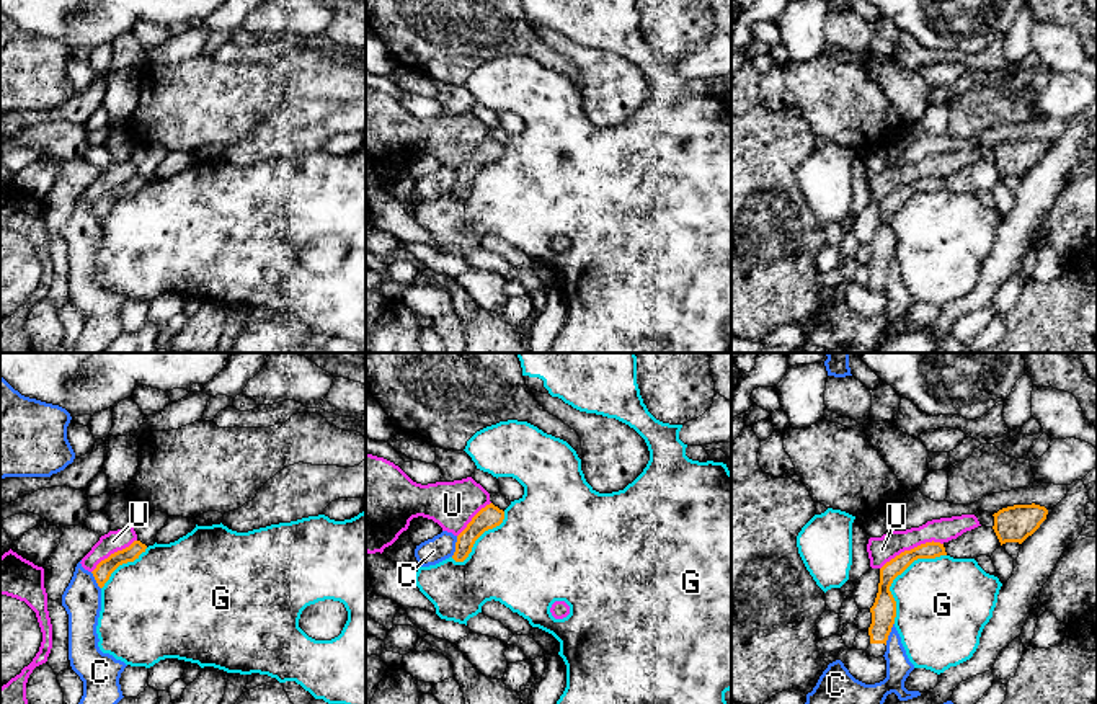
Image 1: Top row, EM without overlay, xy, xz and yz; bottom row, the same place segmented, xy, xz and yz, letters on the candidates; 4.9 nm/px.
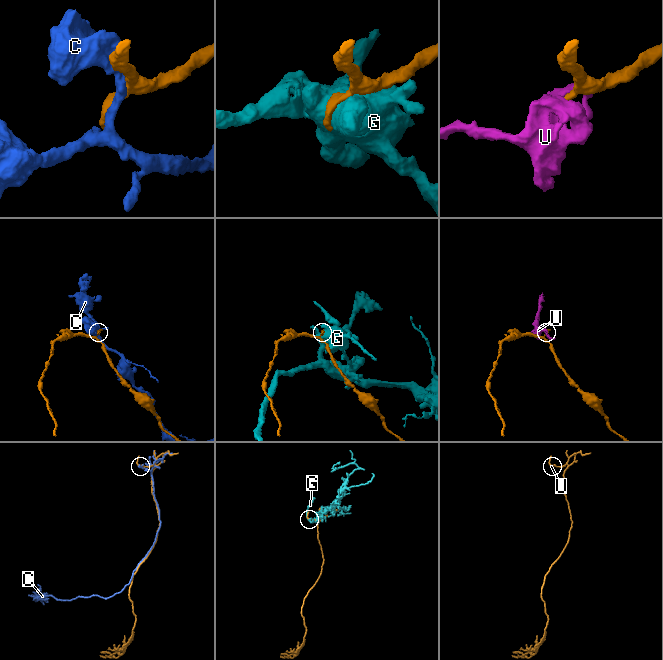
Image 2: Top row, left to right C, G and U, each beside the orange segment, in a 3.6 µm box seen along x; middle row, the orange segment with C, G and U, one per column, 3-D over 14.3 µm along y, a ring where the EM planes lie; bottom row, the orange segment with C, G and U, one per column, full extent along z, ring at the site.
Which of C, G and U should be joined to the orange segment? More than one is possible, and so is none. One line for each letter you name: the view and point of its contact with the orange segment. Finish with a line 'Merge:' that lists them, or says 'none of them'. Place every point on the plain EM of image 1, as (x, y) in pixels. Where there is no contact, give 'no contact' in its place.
Merge: none of them

